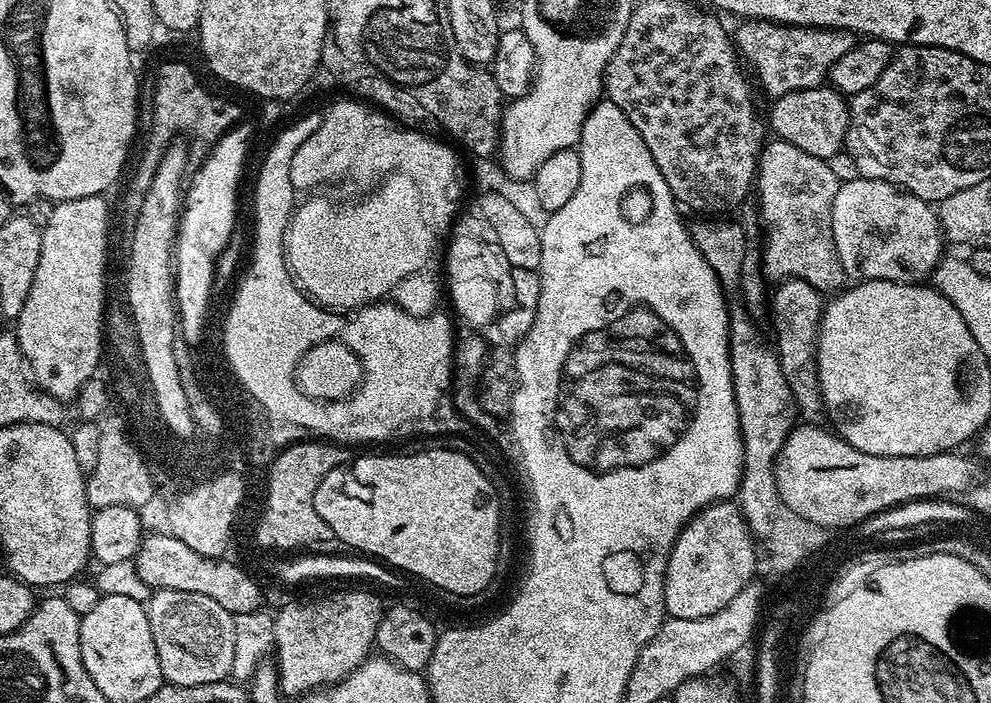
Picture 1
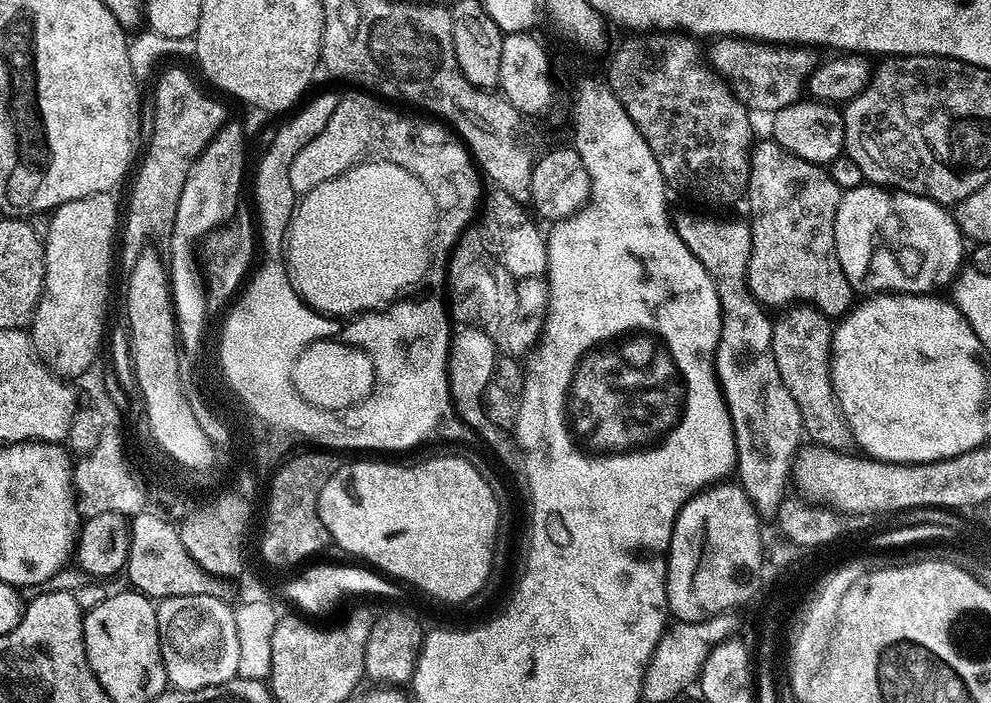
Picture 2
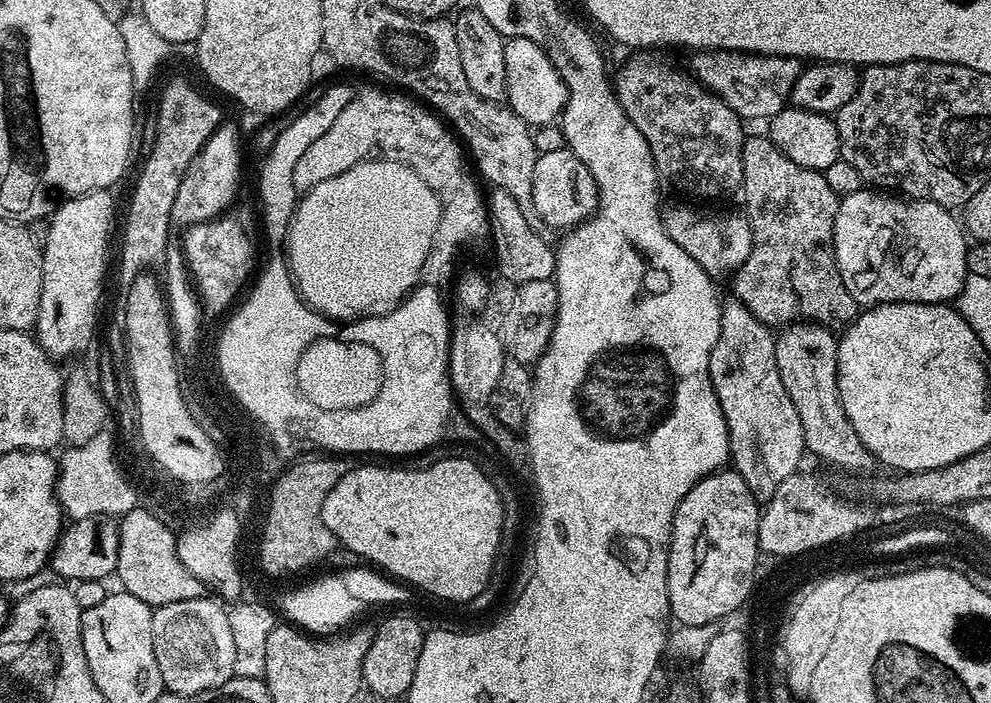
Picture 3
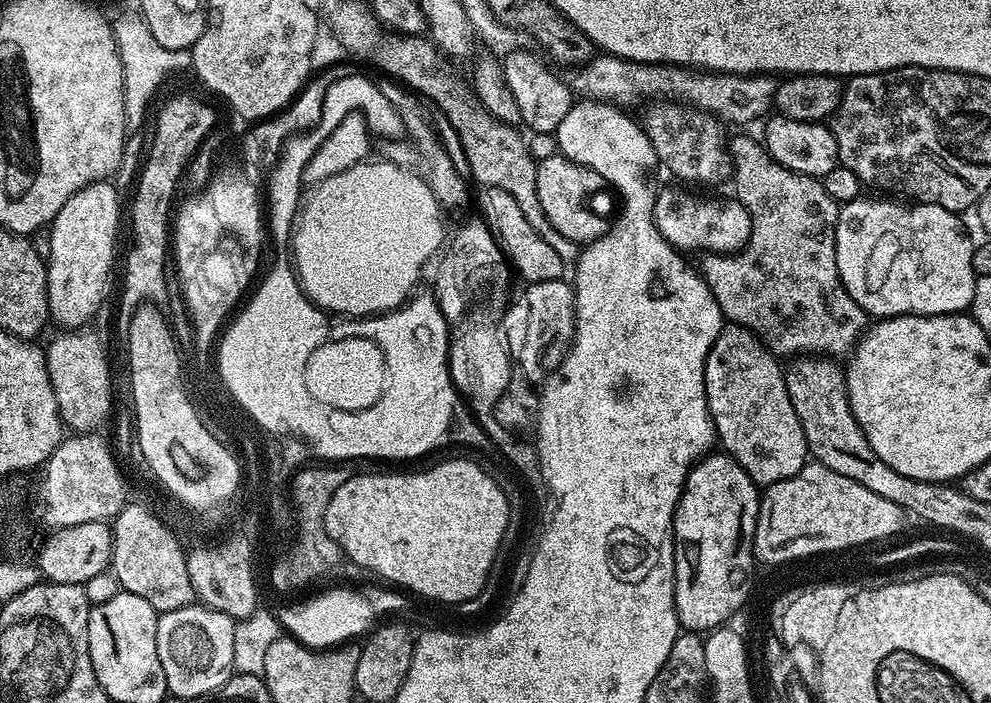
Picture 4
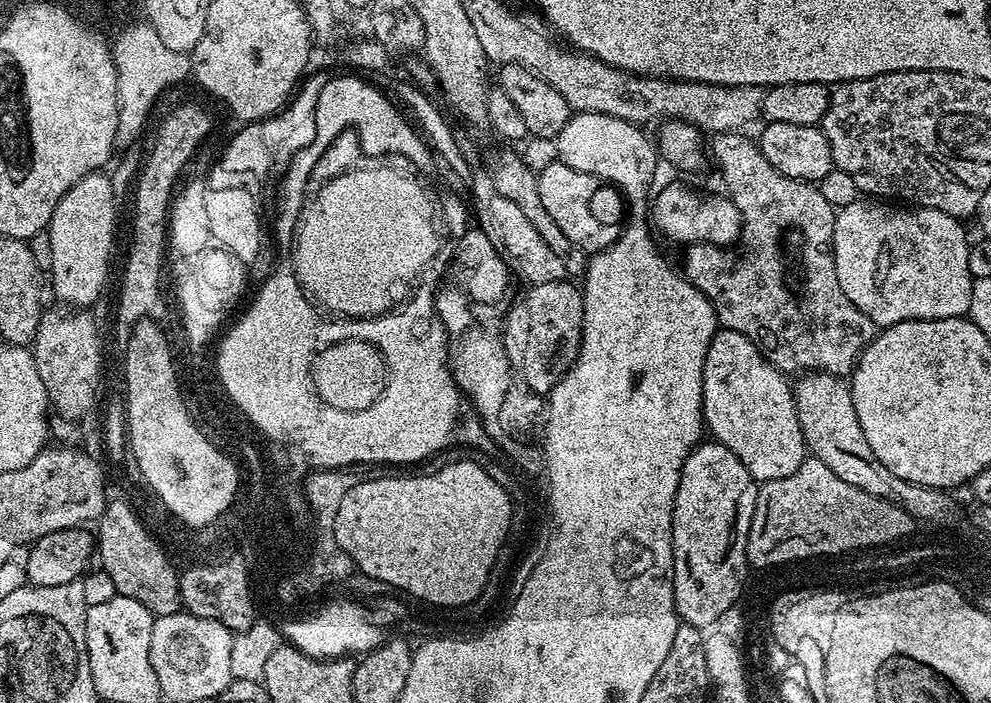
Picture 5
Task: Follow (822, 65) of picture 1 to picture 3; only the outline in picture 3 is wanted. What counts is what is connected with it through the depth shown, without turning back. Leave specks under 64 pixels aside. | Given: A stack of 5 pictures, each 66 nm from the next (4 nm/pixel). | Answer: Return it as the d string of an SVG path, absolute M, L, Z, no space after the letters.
M704 50L692 60L691 71L697 80L716 96L722 97L745 122L767 122L774 114L789 107L794 82L802 67L795 56L758 56L751 52Z

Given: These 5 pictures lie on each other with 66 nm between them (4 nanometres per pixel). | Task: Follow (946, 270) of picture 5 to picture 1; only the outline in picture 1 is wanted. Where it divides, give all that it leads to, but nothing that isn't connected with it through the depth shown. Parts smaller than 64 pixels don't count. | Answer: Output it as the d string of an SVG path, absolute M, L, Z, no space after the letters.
M861 178L841 184L838 194L834 194L832 225L834 246L844 267L844 275L856 282L893 280L903 284L919 284L927 281L929 279L927 276L932 271L934 273L937 271L945 255L946 236L940 227L937 209L929 201L918 198L910 192L901 191L890 182Z

